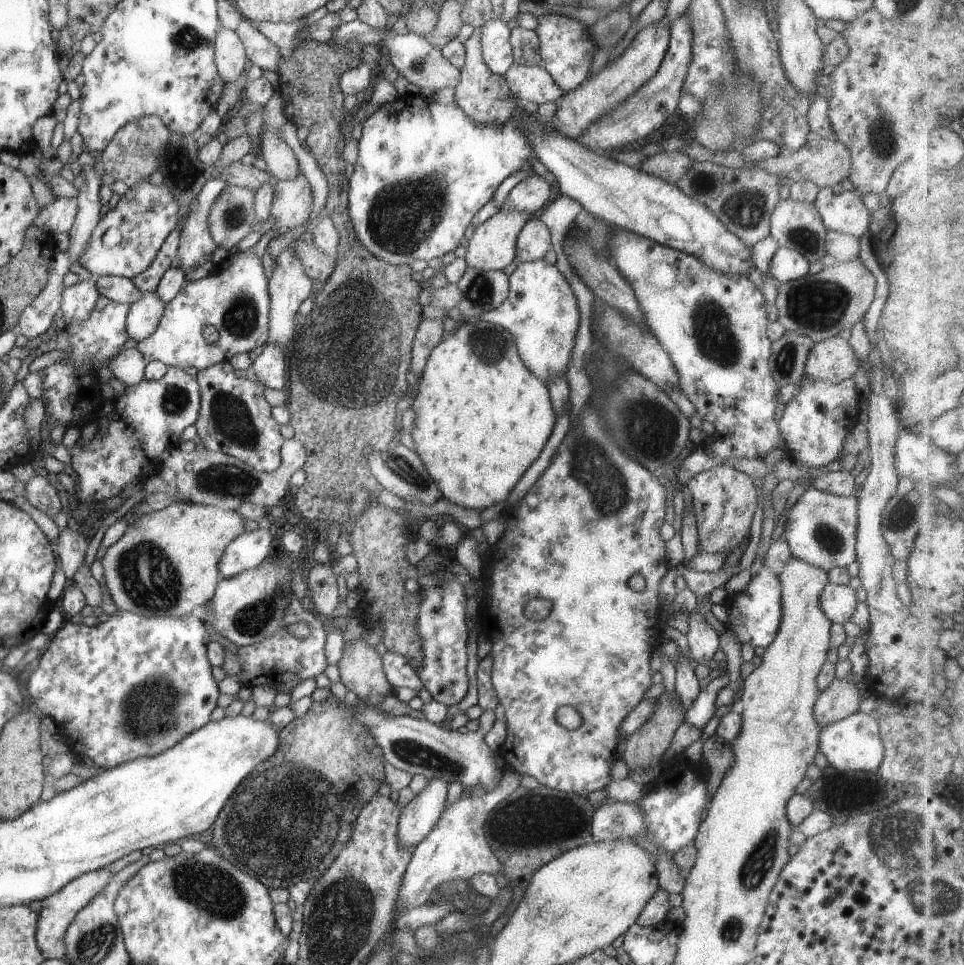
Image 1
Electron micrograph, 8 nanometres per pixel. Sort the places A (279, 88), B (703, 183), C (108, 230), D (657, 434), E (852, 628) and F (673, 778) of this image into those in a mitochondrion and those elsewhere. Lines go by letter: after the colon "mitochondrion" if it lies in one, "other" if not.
A: other
B: mitochondrion
C: other
D: mitochondrion
E: other
F: other

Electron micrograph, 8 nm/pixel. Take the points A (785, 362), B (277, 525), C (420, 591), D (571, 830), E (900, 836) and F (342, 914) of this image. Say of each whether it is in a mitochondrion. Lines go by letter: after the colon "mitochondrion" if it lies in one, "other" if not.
A: mitochondrion
B: other
C: other
D: other
E: mitochondrion
F: mitochondrion

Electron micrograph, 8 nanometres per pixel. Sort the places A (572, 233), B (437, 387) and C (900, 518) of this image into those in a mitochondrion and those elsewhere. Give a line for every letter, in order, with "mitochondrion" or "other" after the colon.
A: other
B: other
C: mitochondrion

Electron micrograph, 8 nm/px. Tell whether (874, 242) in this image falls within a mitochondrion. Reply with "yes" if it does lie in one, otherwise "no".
no

